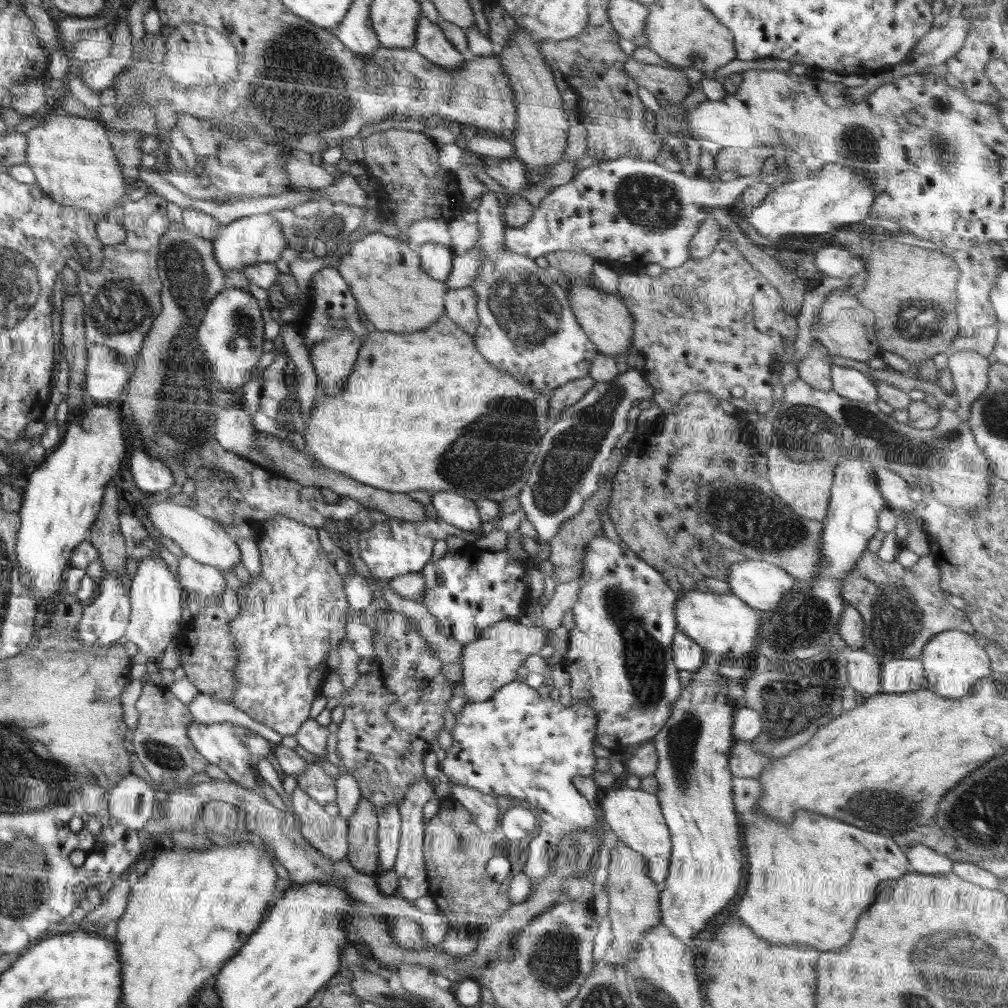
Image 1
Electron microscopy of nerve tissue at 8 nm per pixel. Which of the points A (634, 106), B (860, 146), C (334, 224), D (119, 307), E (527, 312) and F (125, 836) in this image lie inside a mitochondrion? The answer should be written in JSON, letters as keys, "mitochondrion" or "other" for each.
{"A":"other","B":"mitochondrion","C":"mitochondrion","D":"mitochondrion","E":"mitochondrion","F":"other"}

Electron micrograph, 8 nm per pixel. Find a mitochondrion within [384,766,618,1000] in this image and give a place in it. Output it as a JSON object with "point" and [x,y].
{"point":[554,960]}

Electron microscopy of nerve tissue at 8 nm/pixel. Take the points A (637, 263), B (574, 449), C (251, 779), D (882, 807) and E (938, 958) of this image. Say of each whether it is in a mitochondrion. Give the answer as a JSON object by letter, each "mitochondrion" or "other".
{"A":"other","B":"mitochondrion","C":"other","D":"mitochondrion","E":"mitochondrion"}

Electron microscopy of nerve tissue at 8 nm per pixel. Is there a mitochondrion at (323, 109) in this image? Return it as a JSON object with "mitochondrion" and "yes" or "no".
{"mitochondrion":"yes"}

